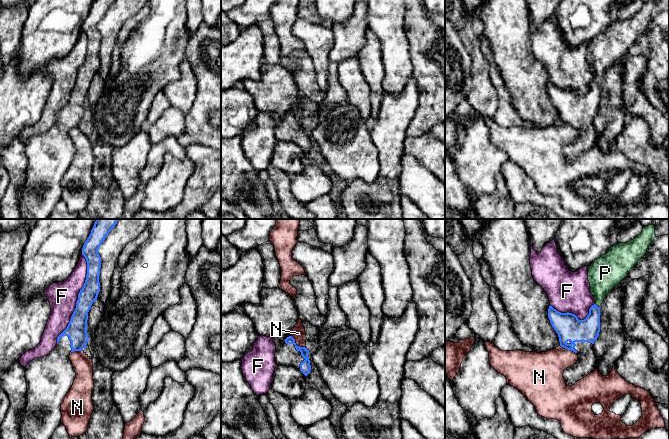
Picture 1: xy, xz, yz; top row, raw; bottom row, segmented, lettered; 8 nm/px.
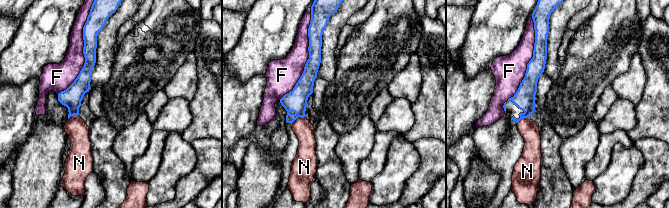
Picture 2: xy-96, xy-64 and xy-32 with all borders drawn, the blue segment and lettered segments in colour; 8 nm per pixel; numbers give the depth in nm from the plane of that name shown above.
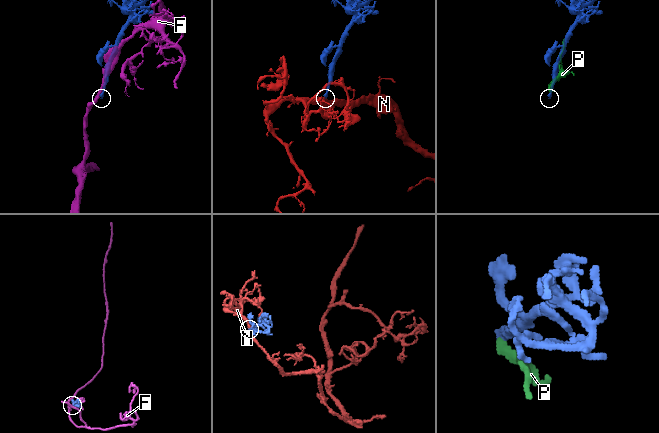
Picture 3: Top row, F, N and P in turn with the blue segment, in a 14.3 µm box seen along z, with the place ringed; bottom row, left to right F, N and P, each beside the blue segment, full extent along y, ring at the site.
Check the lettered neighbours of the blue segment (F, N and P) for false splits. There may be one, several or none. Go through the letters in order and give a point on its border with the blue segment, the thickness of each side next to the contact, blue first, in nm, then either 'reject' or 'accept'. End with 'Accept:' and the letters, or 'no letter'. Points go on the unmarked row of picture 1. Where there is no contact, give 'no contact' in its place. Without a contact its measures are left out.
F: meets blue in xy at (78, 75); 160 nm thick on the blue side, 220 nm on the other; reject
N: meets blue in xz at (296, 121); 90 nm thick on the blue side, 110 nm on the other; reject
P: meets blue in yz at (596, 81); 190 nm thick on the blue side, 260 nm on the other; reject
Accept: no letter

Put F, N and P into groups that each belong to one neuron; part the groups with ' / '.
F / N / P

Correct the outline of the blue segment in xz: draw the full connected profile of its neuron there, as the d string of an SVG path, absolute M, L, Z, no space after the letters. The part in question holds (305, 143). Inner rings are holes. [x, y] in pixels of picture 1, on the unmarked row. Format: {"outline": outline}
{"outline": "M292 112L284 117L273 115L276 121L275 138L277 141L295 143L305 152L310 149L311 141L309 136L309 126L305 123L297 122Z"}

